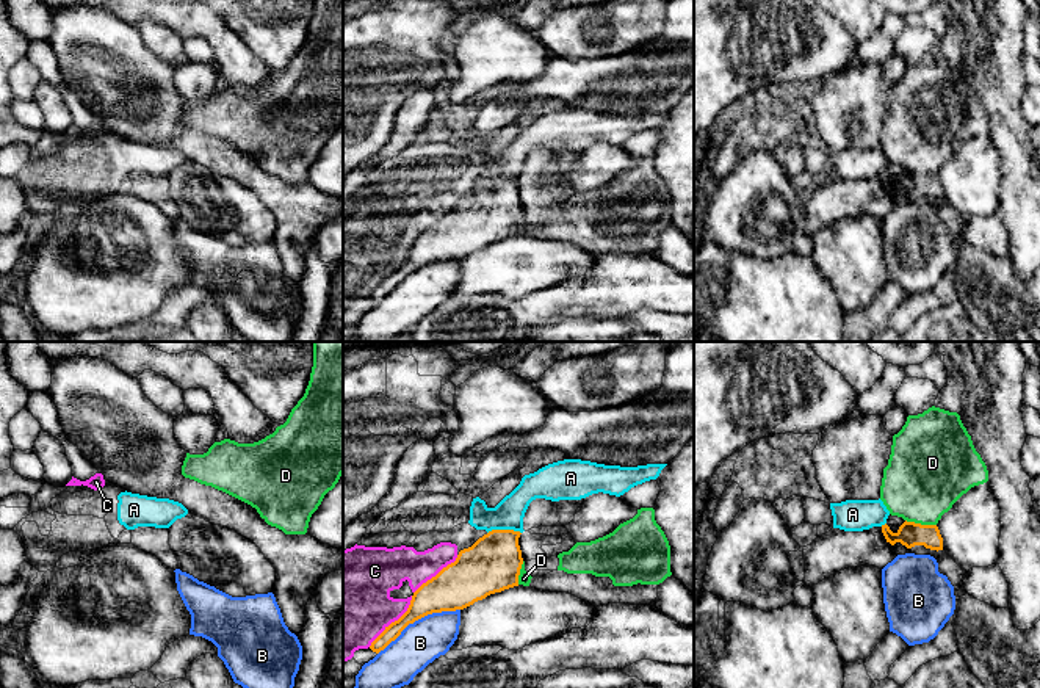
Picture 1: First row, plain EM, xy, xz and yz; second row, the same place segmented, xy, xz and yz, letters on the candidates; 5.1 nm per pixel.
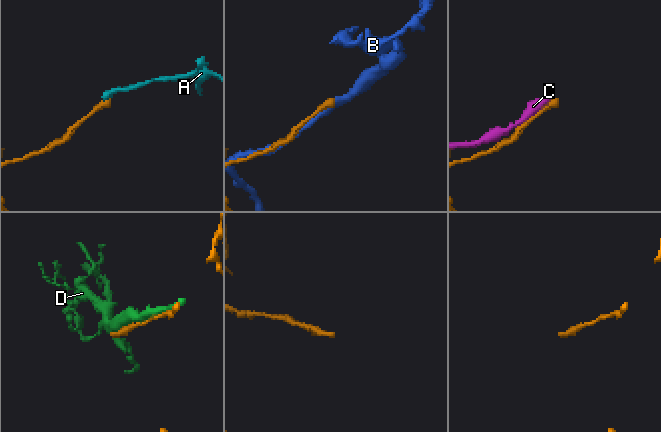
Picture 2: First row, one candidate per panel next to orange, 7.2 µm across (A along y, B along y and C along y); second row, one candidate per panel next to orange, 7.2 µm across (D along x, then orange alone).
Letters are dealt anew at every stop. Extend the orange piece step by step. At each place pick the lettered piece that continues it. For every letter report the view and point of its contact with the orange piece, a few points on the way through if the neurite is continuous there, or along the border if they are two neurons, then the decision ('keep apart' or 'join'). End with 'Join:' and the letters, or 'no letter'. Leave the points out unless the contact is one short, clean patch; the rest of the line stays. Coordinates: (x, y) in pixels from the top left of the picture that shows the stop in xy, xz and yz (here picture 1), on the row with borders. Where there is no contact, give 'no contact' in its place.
A: meets orange in xz at (503, 530); border along xz (520, 532), (491, 530), (487, 533); keep apart
B: meets orange in xz at (418, 618); keep apart
C: meets orange in xz at (395, 621); keep apart
D: meets orange in yz at (920, 524); keep apart
Join: no letter

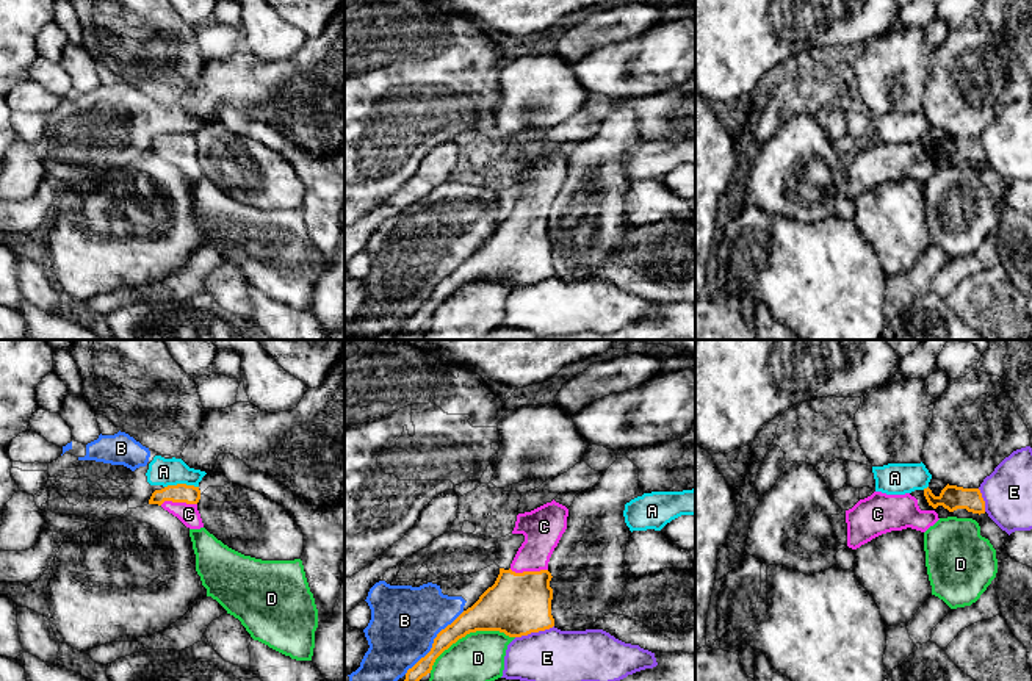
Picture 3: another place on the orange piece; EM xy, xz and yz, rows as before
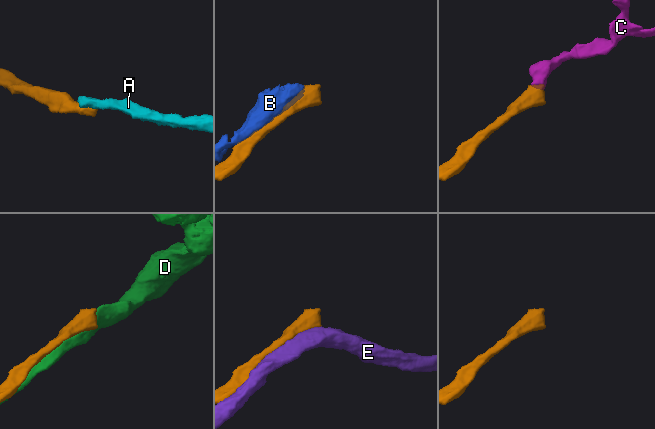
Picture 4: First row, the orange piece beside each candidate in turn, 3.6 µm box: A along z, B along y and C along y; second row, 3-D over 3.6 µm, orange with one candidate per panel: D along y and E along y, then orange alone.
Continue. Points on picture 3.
A: meets orange in xy at (180, 484); border along xy (198, 486), (168, 484), (165, 487); keep apart
B: meets orange in xz at (434, 642); keep apart
C: meets orange in xz at (528, 572); runs through xz (517, 605), (526, 584), (528, 572), (544, 526); join
D: meets orange in xz at (469, 633); keep apart
E: meets orange in xz at (534, 631); keep apart
Join: C

